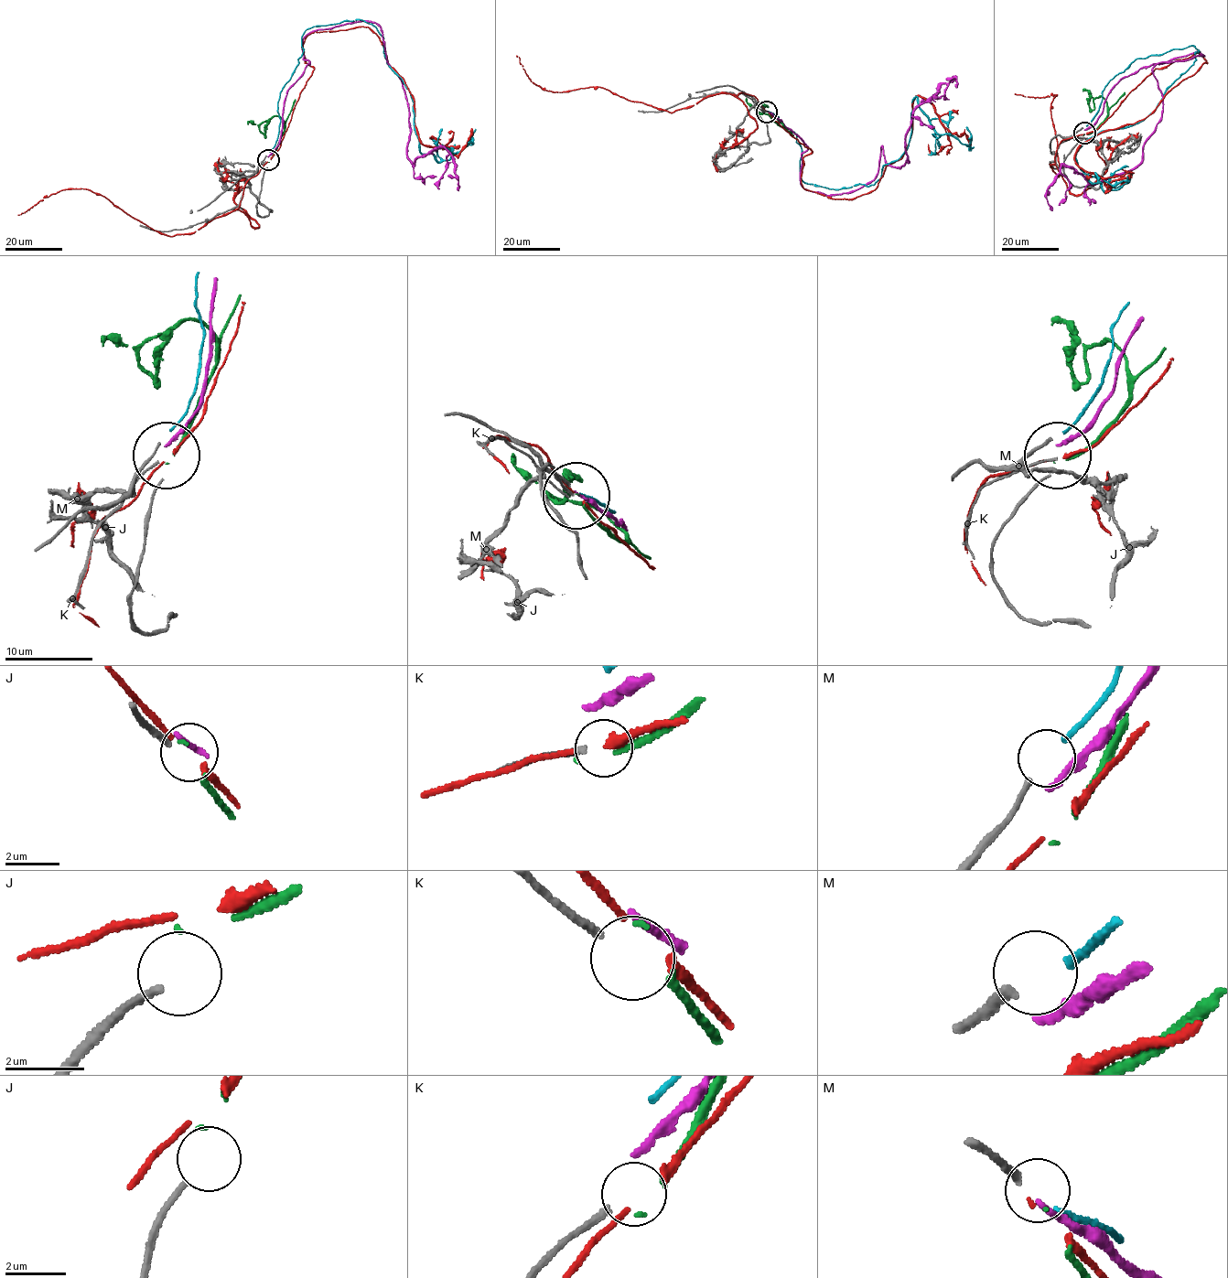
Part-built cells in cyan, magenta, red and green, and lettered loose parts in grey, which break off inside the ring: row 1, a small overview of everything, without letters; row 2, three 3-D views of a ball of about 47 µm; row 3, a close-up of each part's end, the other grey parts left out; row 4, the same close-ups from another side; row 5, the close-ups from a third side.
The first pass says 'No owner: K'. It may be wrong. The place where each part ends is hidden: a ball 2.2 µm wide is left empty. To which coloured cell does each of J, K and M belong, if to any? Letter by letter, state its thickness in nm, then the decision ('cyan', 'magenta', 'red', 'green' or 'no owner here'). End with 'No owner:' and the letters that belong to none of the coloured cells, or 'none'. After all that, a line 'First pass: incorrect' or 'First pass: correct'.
J: 200 nm thick; no owner here
K: 190 nm thick; no owner here
M: 240 nm thick; cyan
No owner: J, K
First pass: incorrect

